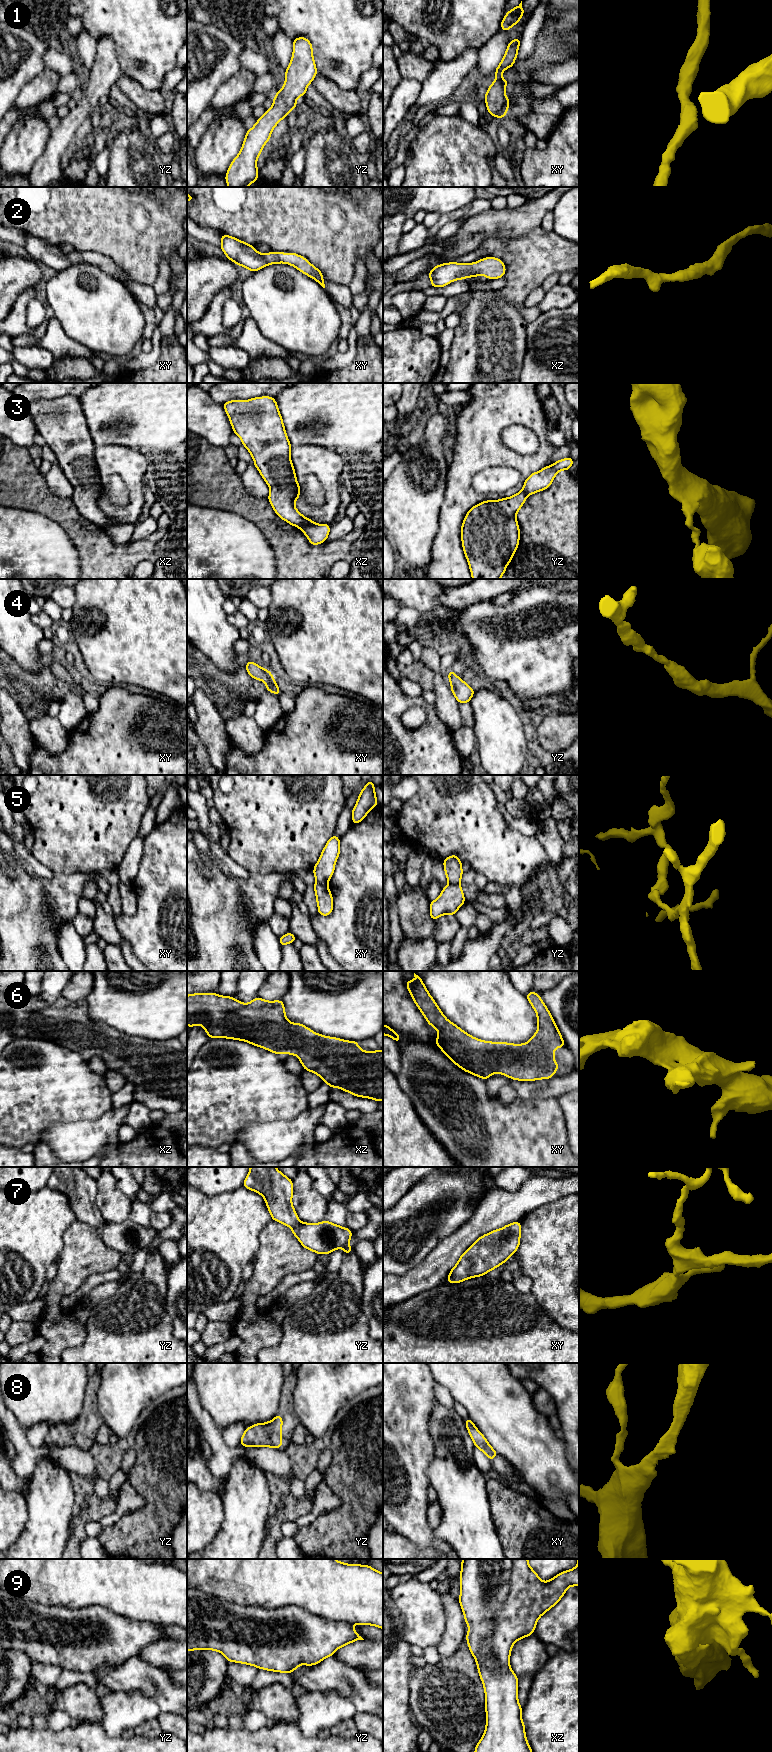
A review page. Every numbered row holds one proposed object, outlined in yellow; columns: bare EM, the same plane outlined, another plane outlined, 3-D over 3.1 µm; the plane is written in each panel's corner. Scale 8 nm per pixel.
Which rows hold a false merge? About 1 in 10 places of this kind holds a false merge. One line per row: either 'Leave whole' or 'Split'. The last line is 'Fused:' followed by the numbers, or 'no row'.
1: Leave whole
2: Leave whole
3: Split
4: Leave whole
5: Split
6: Leave whole
7: Leave whole
8: Leave whole
9: Split
Fused: 3, 5, 9

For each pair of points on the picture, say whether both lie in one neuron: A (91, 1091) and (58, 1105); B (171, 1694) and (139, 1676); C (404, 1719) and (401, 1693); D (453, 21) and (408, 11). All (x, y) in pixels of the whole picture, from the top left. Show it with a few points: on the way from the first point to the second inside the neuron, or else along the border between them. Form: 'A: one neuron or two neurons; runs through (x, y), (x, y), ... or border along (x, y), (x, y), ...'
A: one neuron; runs through (83, 1093), (70, 1093), (66, 1097)
B: one neuron; runs through (163, 1687), (152, 1676), (147, 1677)
C: one neuron; runs through (401, 1713), (401, 1699)
D: one neuron; runs through (442, 11), (419, 11)

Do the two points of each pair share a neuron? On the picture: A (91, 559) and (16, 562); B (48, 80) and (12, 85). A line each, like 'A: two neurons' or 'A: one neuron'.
A: two neurons
B: two neurons

